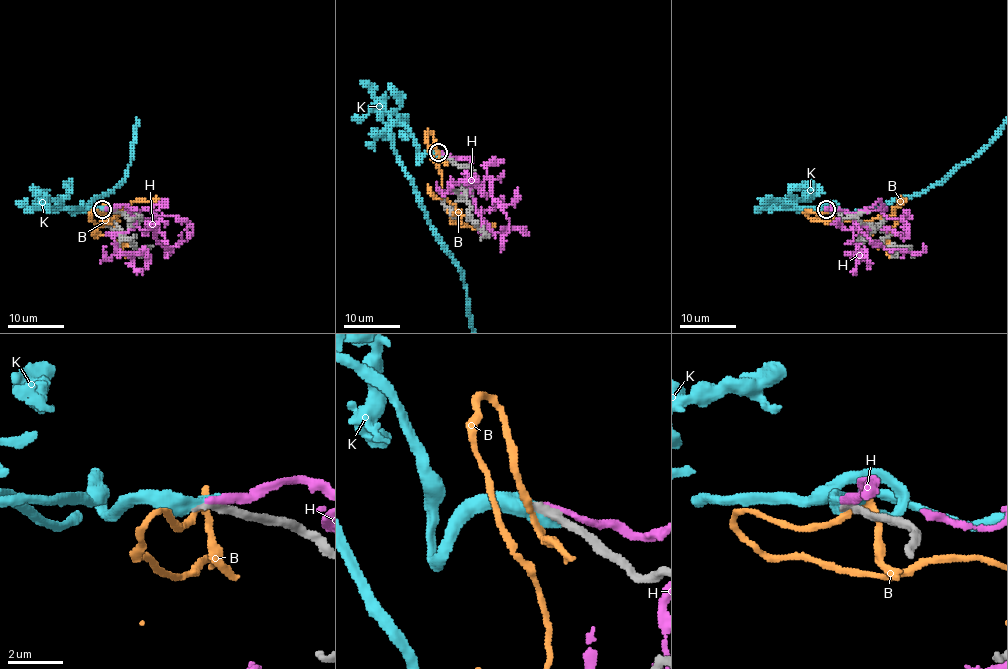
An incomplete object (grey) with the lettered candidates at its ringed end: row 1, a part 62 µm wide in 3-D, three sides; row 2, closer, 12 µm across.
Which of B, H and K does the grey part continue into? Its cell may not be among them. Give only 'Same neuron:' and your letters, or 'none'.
Same neuron: none

